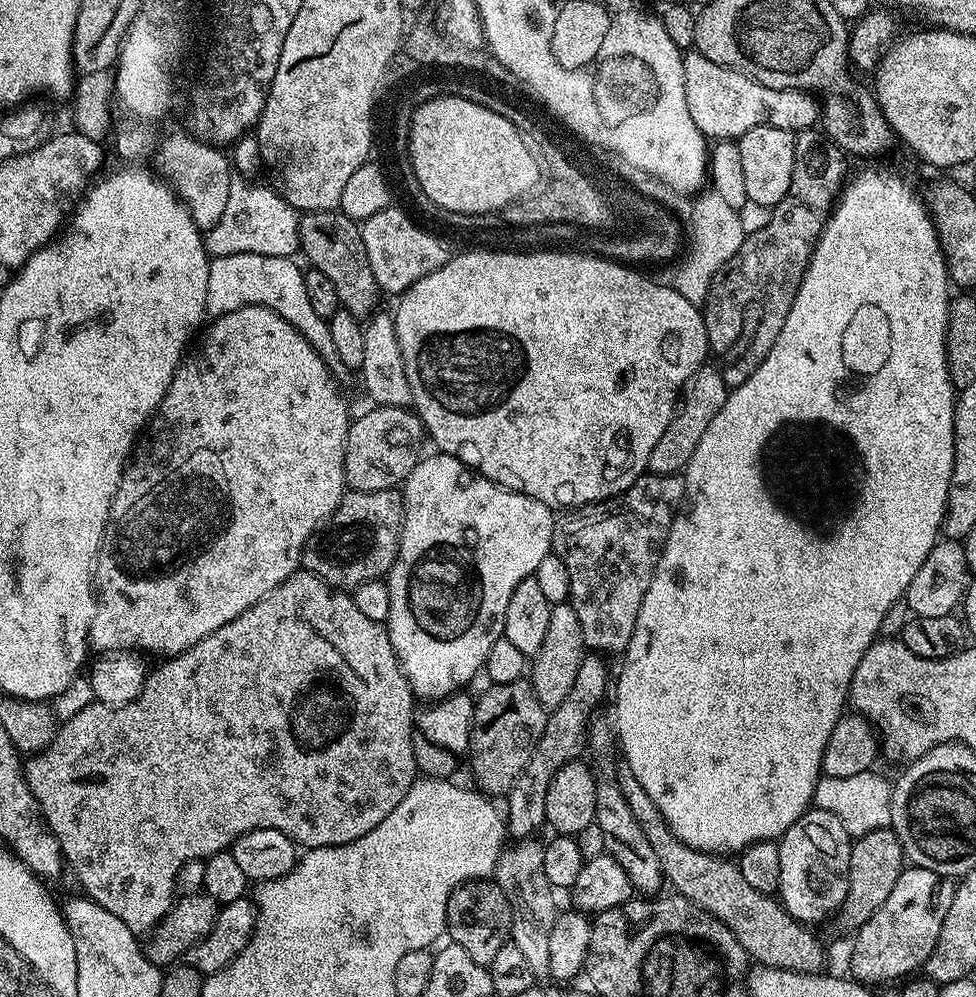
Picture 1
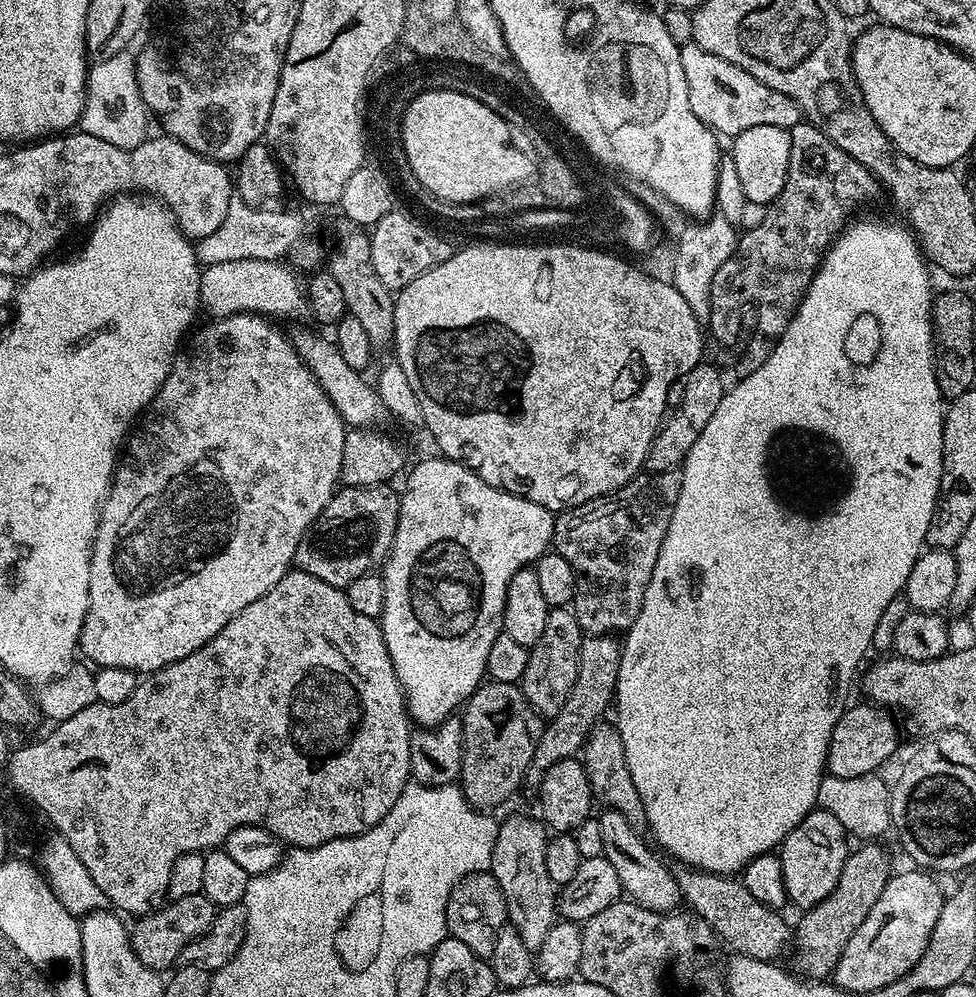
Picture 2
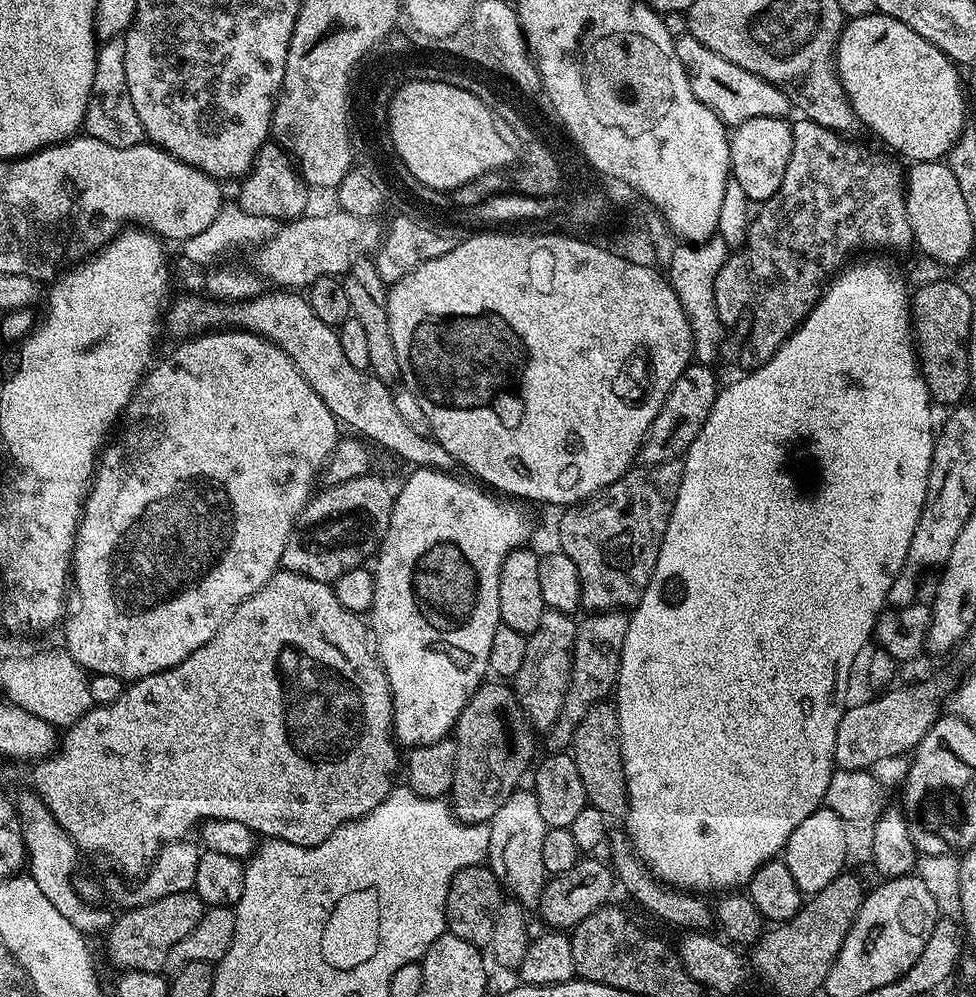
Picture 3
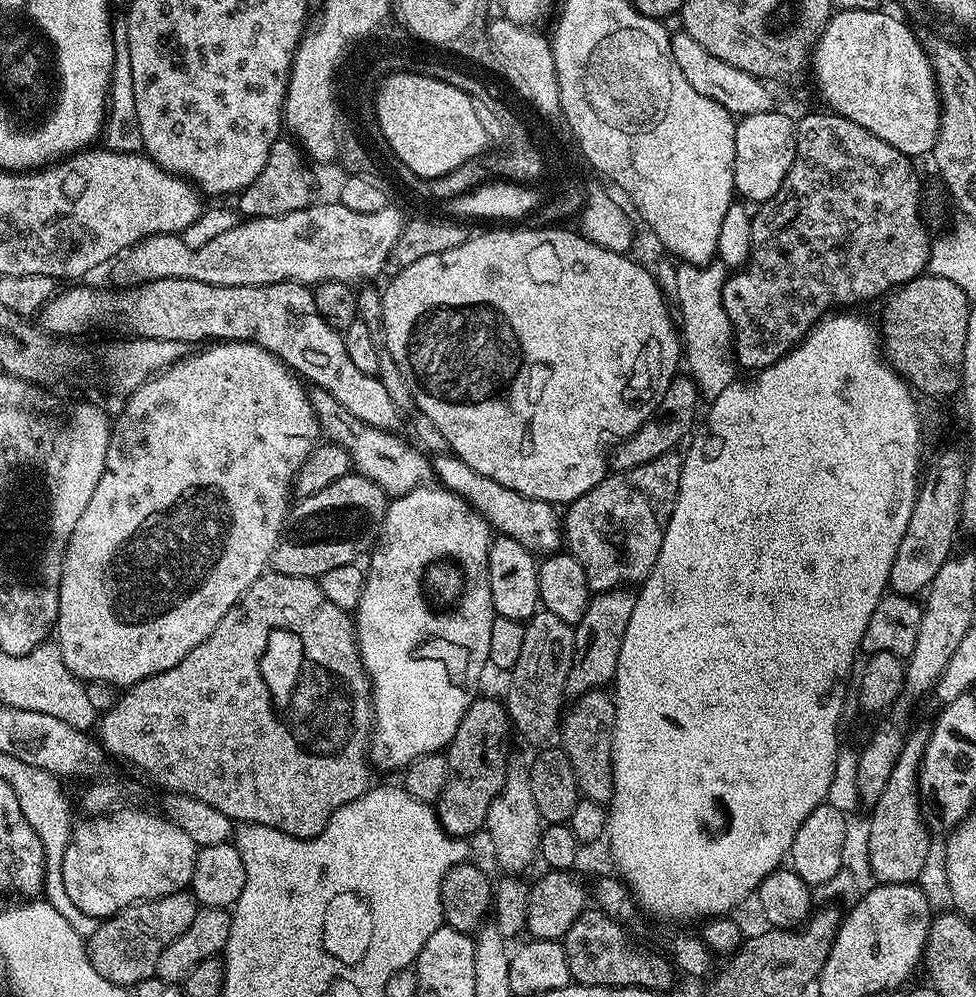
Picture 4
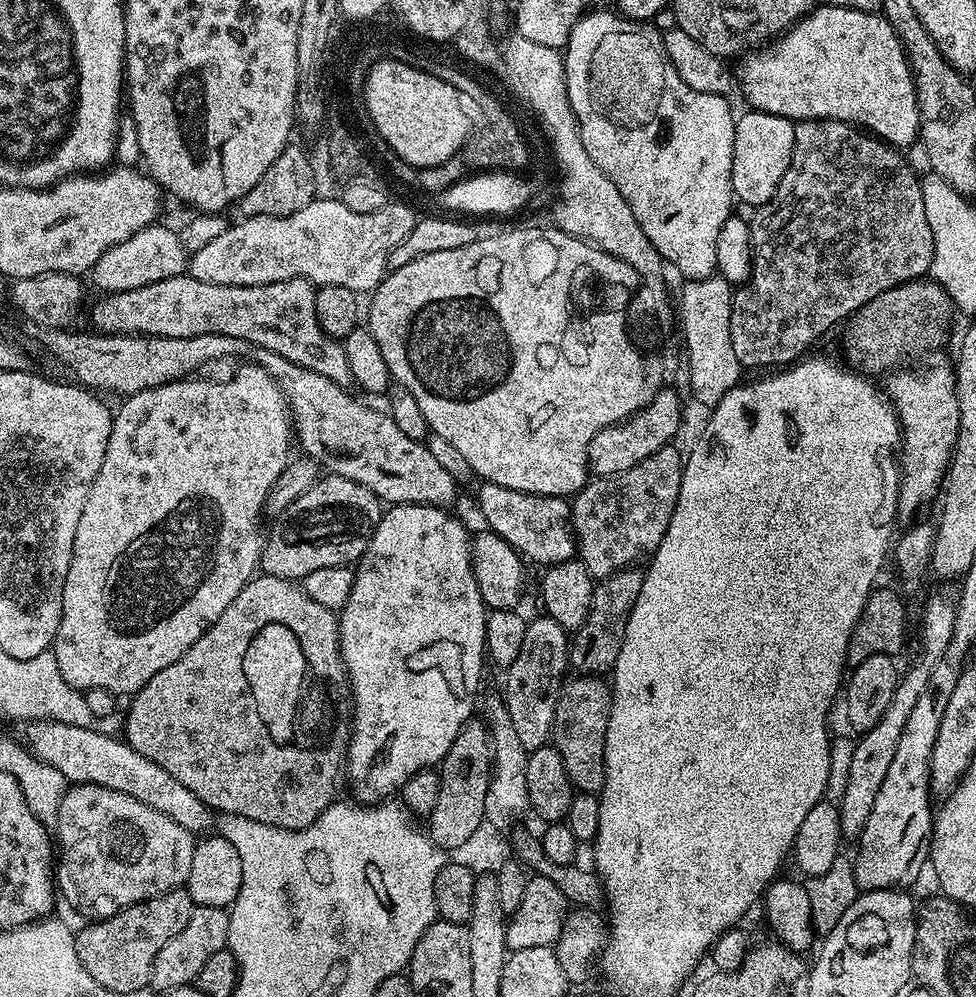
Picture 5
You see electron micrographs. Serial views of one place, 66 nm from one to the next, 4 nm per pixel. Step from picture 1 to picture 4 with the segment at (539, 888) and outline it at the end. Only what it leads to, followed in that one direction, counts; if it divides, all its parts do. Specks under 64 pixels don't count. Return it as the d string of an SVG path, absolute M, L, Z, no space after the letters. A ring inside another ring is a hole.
M516 758L509 759L506 782L492 800L486 825L488 840L496 855L496 864L501 868L499 871L504 874L524 874L532 863L537 863L541 831L542 821L538 806L534 806L534 794L530 790L528 764Z

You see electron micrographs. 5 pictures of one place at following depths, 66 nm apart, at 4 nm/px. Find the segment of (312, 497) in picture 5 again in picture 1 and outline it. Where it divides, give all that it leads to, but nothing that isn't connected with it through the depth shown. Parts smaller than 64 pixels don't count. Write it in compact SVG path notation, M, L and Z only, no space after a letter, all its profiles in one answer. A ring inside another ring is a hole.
M396 488L374 490L373 492L349 491L343 502L336 507L327 524L316 535L308 539L304 548L302 568L322 577L337 590L354 590L371 580L387 577L400 552L400 535L404 529L404 493Z

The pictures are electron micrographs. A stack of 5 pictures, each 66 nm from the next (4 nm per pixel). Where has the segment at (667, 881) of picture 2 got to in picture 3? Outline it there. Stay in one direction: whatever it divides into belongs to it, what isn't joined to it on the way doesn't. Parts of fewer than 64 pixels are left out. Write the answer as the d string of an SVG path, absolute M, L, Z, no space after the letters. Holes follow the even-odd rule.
M613 831L606 841L606 852L612 855L610 867L619 887L621 884L646 911L665 920L668 924L677 924L680 930L712 930L712 928L717 927L713 907L704 901L707 899L696 894L689 894L667 884L661 884L653 876L647 864L632 849L632 841L629 840L627 831Z

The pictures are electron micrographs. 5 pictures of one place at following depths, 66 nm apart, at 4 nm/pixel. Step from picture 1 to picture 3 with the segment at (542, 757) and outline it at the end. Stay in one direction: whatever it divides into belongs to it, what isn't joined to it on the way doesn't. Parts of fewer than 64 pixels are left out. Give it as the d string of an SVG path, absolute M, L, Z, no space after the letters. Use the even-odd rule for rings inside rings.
M617 610L614 612L597 612L595 614L585 615L585 620L582 619L577 623L576 626L576 637L574 638L574 654L572 655L572 673L570 674L570 682L568 683L568 693L566 698L562 702L562 714L558 714L558 722L554 722L552 728L547 729L546 735L548 736L545 740L542 740L542 744L548 747L547 751L549 753L562 752L565 751L571 745L572 739L574 738L574 730L578 730L578 722L582 722L582 718L586 718L586 714L590 714L590 710L595 704L605 703L613 695L614 689L616 687L616 679L620 673L620 663L622 662L622 646L626 642L626 630L628 629L628 617L629 613L624 610Z

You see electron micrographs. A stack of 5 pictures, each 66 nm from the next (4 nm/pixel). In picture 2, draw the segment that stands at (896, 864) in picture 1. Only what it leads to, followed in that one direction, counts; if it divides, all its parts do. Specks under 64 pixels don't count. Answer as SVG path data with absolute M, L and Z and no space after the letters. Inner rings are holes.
M864 842L859 846L861 848L853 847L849 851L846 862L842 866L842 874L838 878L838 886L834 886L834 890L825 900L818 902L813 908L807 909L801 915L804 917L801 918L800 925L797 928L795 925L794 948L796 944L797 964L795 967L805 977L824 980L835 973L838 962L842 958L842 950L846 950L846 942L850 942L850 938L854 938L858 926L862 926L862 922L866 922L866 914L870 914L874 902L878 902L878 897L882 894L882 890L886 890L886 882L894 874L892 860L888 857L887 850L880 845L880 842Z

